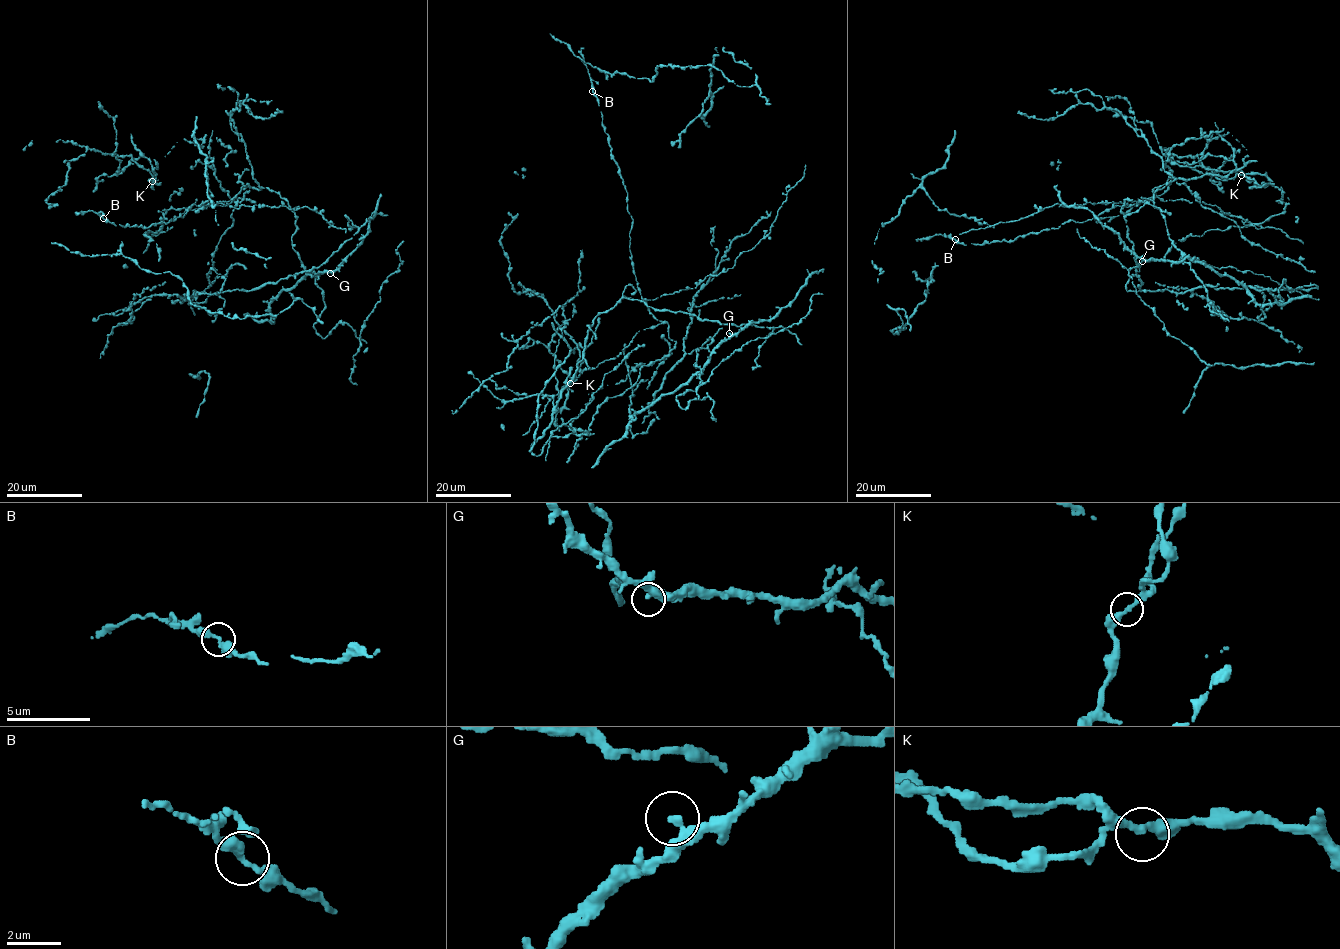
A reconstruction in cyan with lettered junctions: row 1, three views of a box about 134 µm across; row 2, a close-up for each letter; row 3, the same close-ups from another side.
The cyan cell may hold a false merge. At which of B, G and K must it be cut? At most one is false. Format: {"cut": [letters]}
{"cut": []}

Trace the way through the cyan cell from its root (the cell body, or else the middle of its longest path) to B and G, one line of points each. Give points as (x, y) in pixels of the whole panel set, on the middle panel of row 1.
B: (683, 345), (668, 337), (668, 324), (649, 311), (637, 286), (627, 192), (593, 91)
G: (683, 345), (686, 353), (691, 354), (712, 339), (706, 348), (695, 349), (696, 363), (702, 369), (729, 333)

